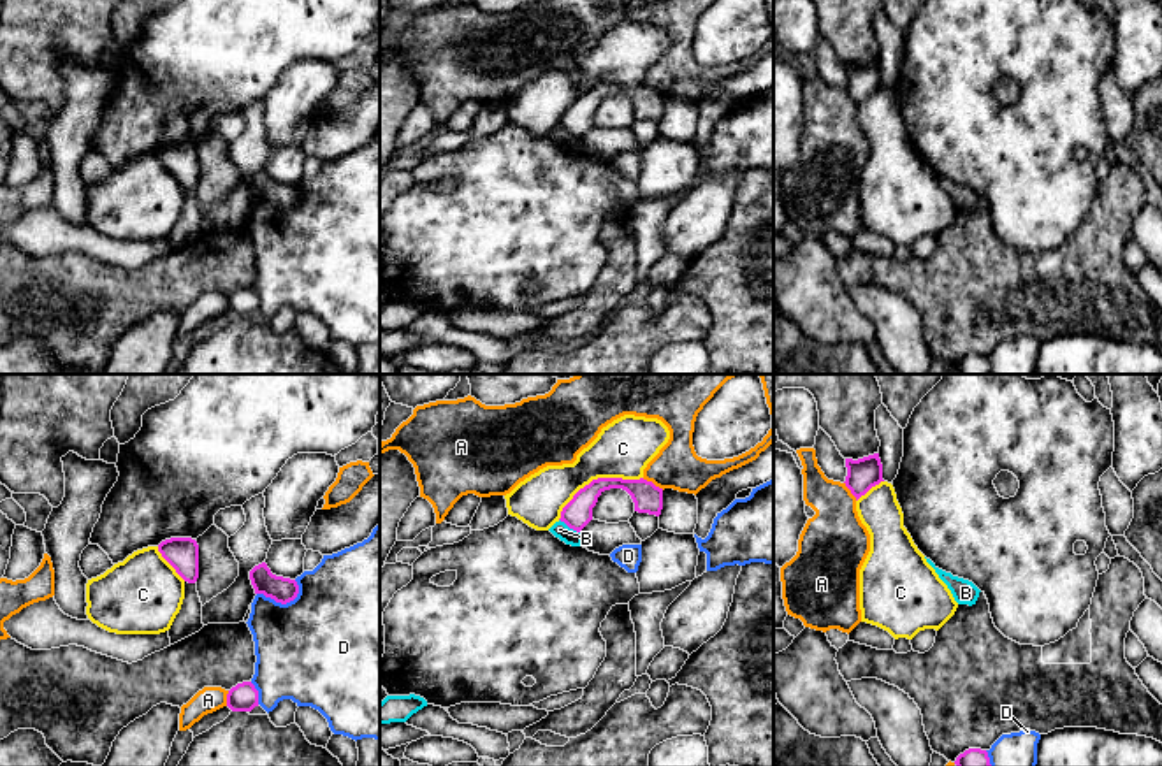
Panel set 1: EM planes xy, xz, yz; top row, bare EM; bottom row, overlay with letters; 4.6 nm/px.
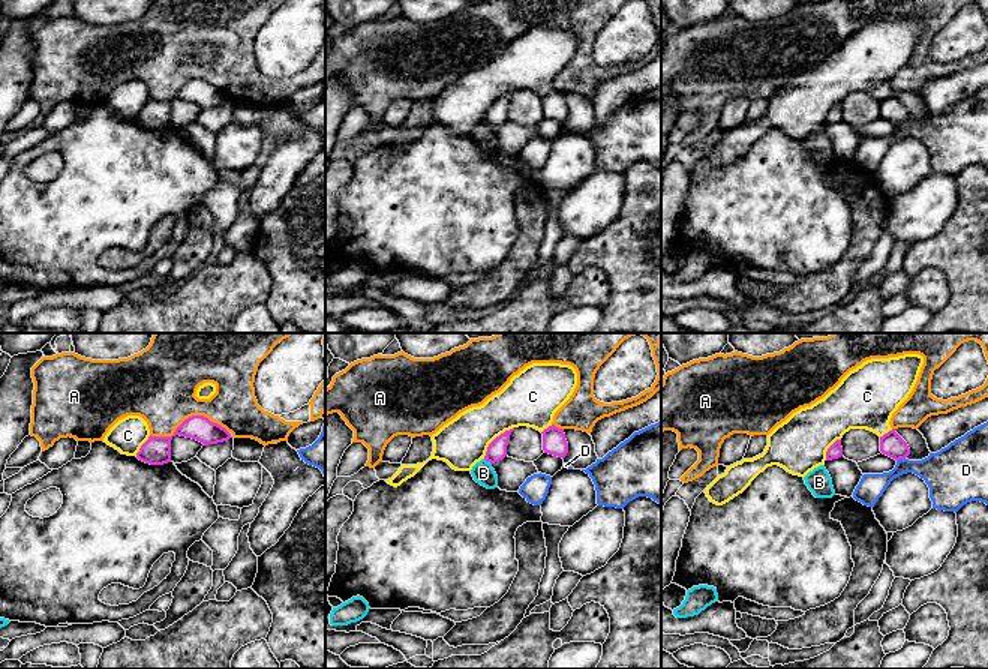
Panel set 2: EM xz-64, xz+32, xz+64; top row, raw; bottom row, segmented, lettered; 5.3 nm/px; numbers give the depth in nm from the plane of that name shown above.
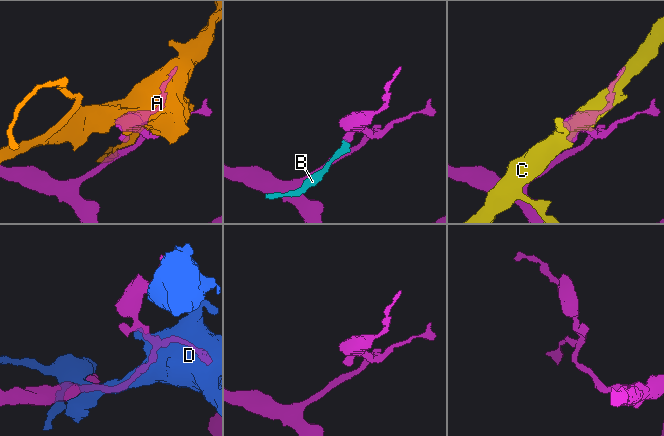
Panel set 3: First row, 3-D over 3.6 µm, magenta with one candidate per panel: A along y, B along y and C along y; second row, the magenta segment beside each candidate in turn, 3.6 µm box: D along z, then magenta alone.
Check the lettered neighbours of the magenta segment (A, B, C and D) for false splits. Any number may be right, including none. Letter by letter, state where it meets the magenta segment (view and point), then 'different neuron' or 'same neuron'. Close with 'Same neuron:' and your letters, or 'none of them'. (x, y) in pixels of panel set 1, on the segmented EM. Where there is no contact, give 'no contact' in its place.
A: meets magenta in xz at (653, 484); different neuron
B: meets magenta in xz at (570, 527); different neuron
C: meets magenta in xz at (598, 478); different neuron
D: meets magenta in xy at (282, 603); different neuron
Same neuron: none of them

